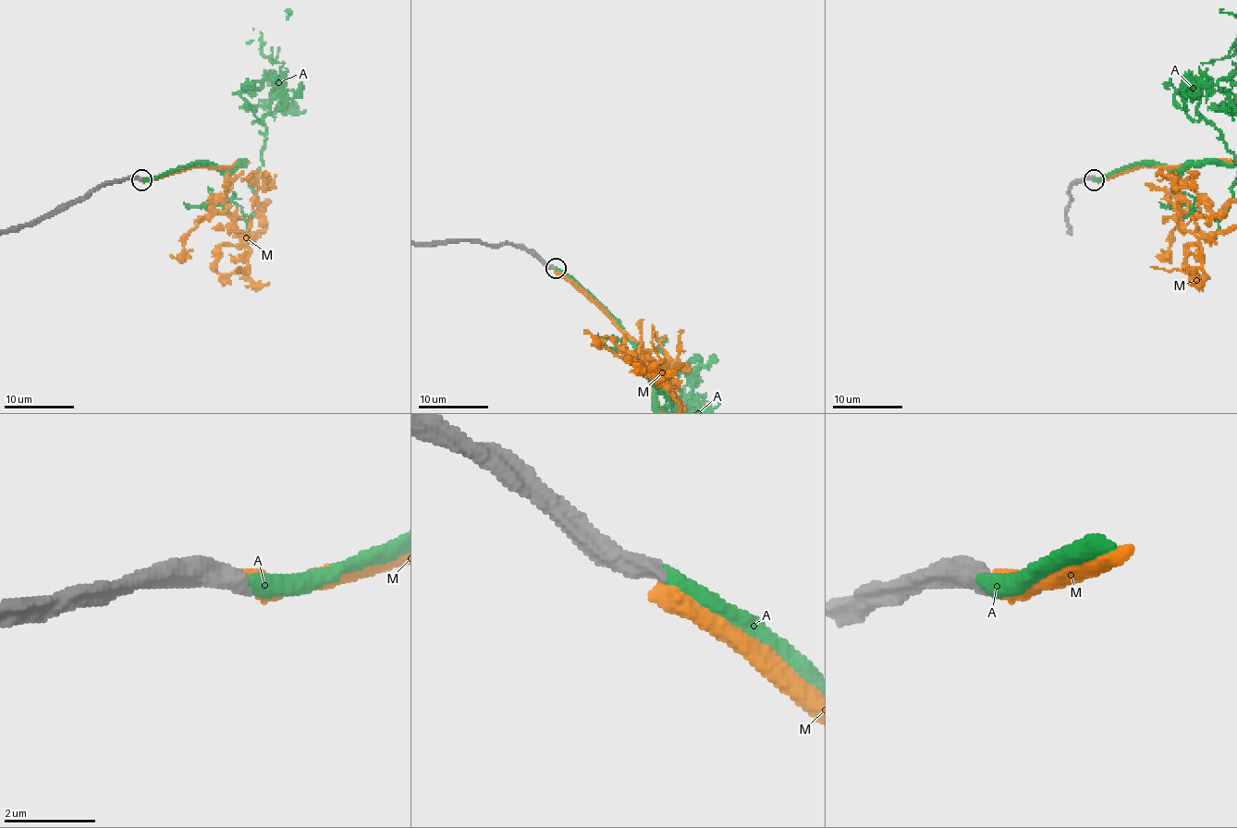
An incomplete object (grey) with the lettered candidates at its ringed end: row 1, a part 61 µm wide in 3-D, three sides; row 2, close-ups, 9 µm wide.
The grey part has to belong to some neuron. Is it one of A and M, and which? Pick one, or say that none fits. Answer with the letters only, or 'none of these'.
A

